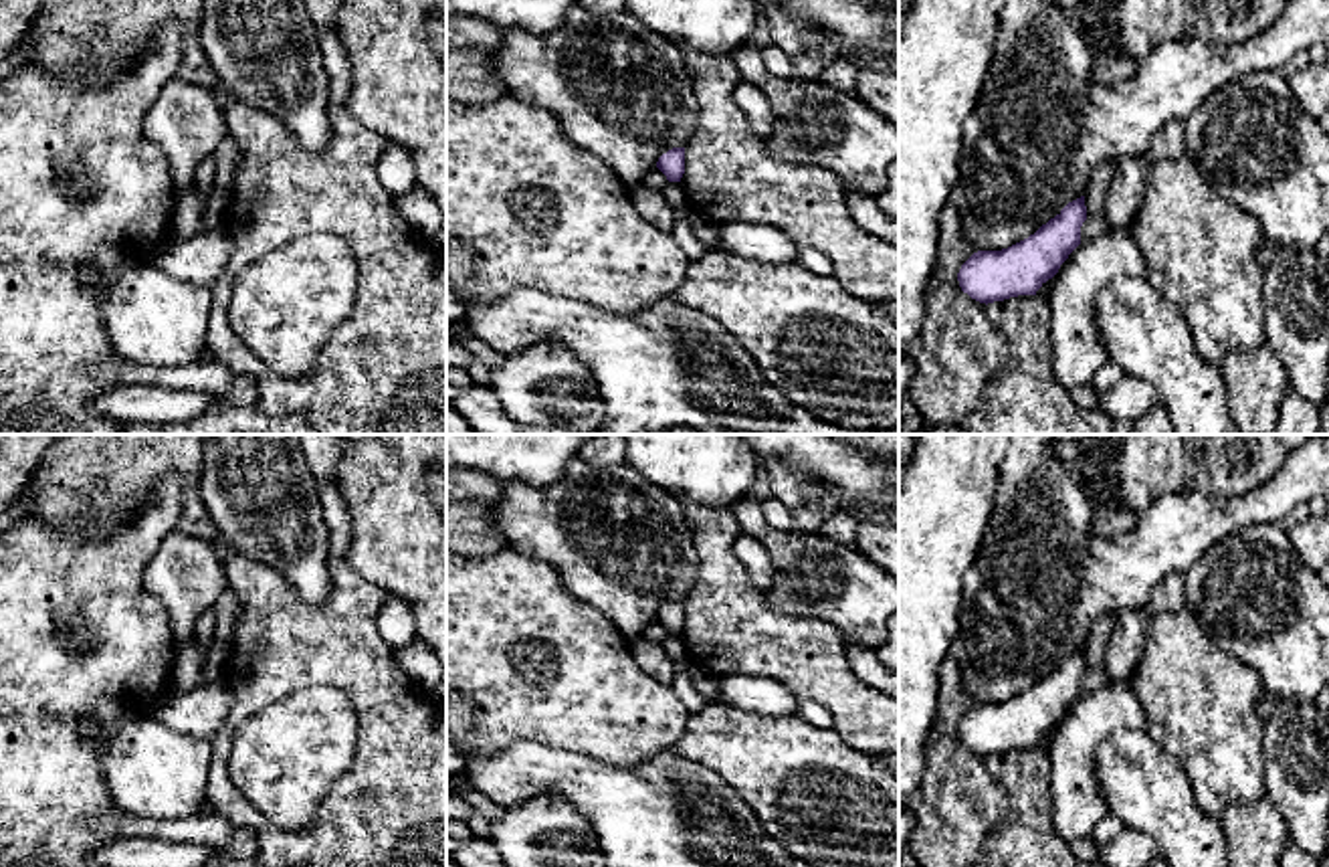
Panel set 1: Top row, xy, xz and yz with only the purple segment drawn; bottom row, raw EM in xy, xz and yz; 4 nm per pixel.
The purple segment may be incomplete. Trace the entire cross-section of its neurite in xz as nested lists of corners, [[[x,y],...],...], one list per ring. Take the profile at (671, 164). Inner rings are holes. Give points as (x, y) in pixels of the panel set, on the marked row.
[[[673,148],[662,154],[656,168],[667,176],[669,182],[681,182],[685,174],[685,148]]]

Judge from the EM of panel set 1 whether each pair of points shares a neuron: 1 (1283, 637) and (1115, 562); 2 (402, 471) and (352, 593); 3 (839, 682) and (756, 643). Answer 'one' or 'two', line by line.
1: two
2: two
3: one

